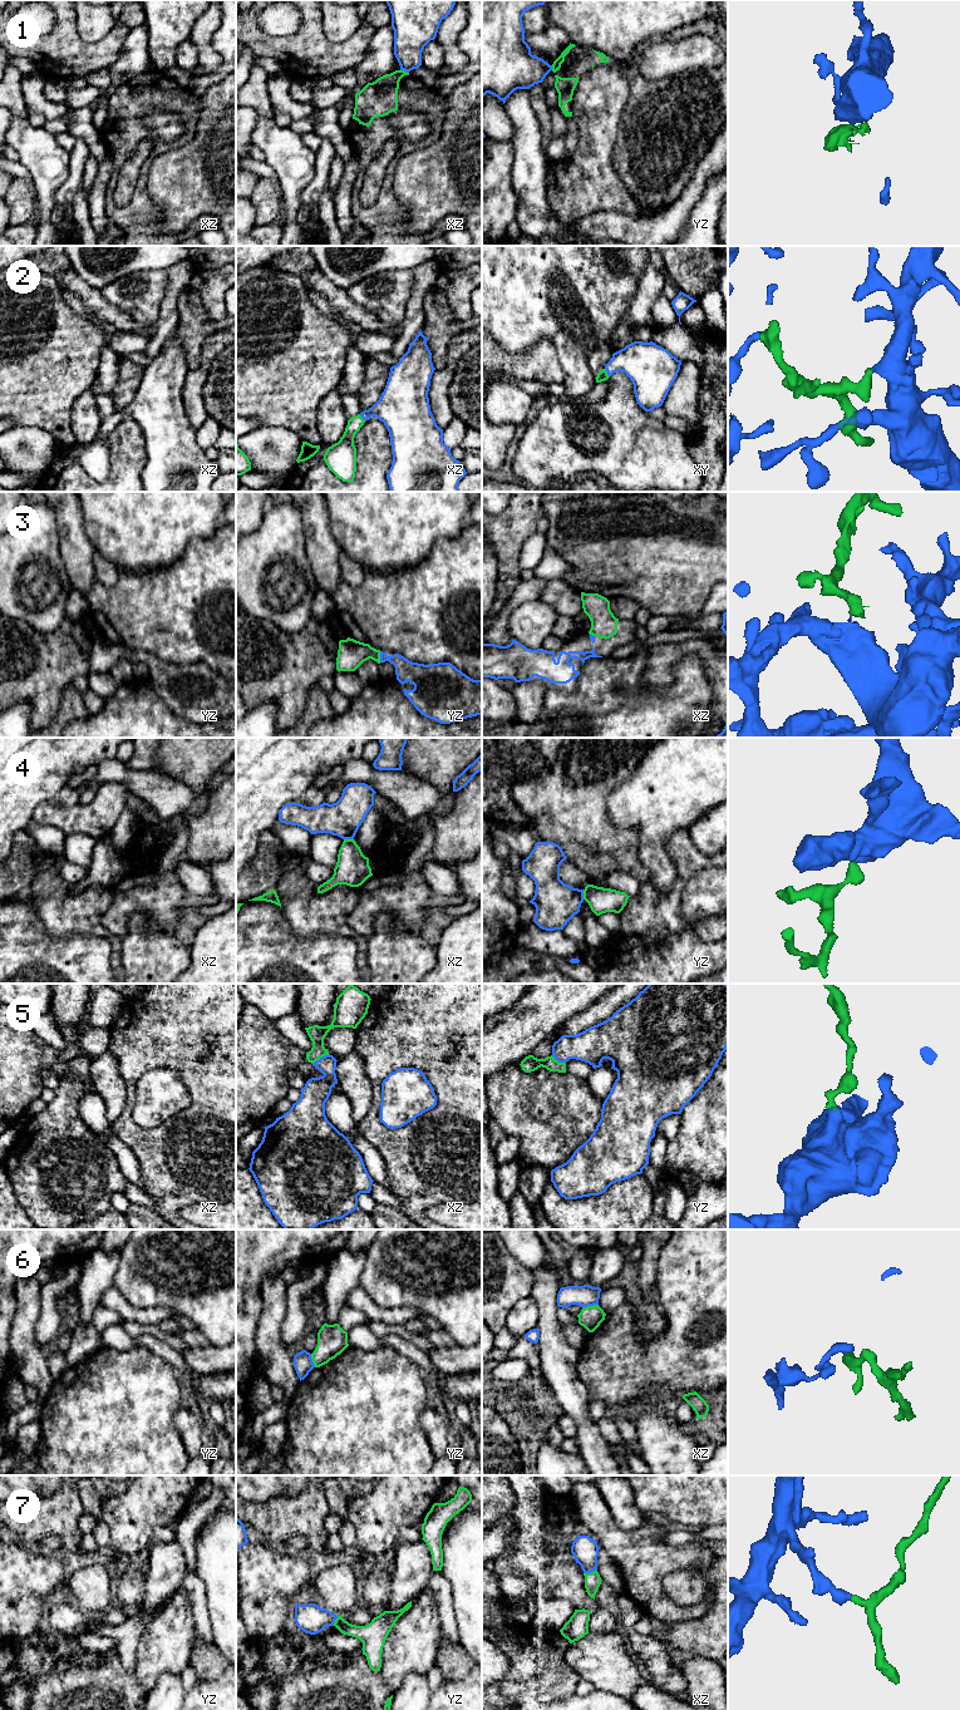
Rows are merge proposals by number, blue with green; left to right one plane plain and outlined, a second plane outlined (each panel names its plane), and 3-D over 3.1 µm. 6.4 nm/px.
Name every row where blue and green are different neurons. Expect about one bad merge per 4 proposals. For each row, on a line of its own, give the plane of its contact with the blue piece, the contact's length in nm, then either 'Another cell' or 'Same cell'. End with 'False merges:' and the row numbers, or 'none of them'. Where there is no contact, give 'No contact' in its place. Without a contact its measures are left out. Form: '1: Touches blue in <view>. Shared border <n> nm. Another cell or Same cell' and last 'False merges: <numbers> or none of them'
1: Touches blue in xz. Shared border 70 nm. Another cell
2: Touches blue in xy. Shared border 70 nm. Same cell
3: Touches blue in yz. Shared border 70 nm. Same cell
4: Touches blue in xz. Shared border 60 nm. Another cell
5: Touches blue in xz. Shared border 130 nm. Another cell
6: Touches blue in xz. Shared border 110 nm. Another cell
7: Touches blue in xz. Shared border 90 nm. Same cell
False merges: 1, 4, 5, 6

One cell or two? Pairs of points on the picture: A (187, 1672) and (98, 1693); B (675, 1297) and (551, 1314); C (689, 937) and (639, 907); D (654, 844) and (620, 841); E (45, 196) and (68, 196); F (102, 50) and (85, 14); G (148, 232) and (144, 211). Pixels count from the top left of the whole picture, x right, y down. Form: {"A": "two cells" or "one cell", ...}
{"A": "two cells", "B": "two cells", "C": "two cells", "D": "two cells", "E": "two cells", "F": "two cells", "G": "one cell"}

